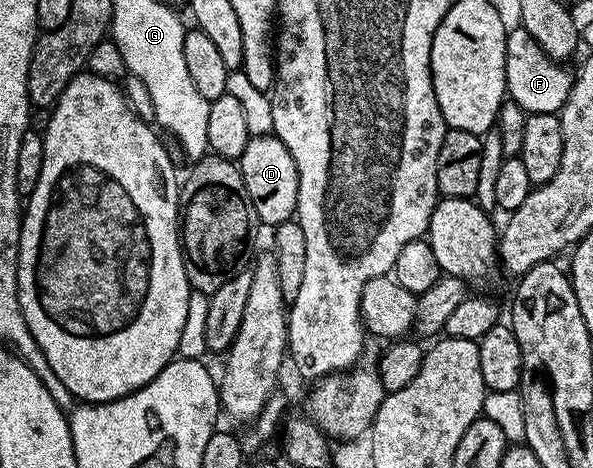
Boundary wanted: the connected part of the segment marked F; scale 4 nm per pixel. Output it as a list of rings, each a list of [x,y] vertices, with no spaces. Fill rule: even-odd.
[[[522,28],[509,29],[506,40],[506,94],[528,114],[559,115],[570,96],[574,81],[573,71],[568,71],[566,67],[567,65],[548,58],[534,36],[530,36],[530,32]]]

